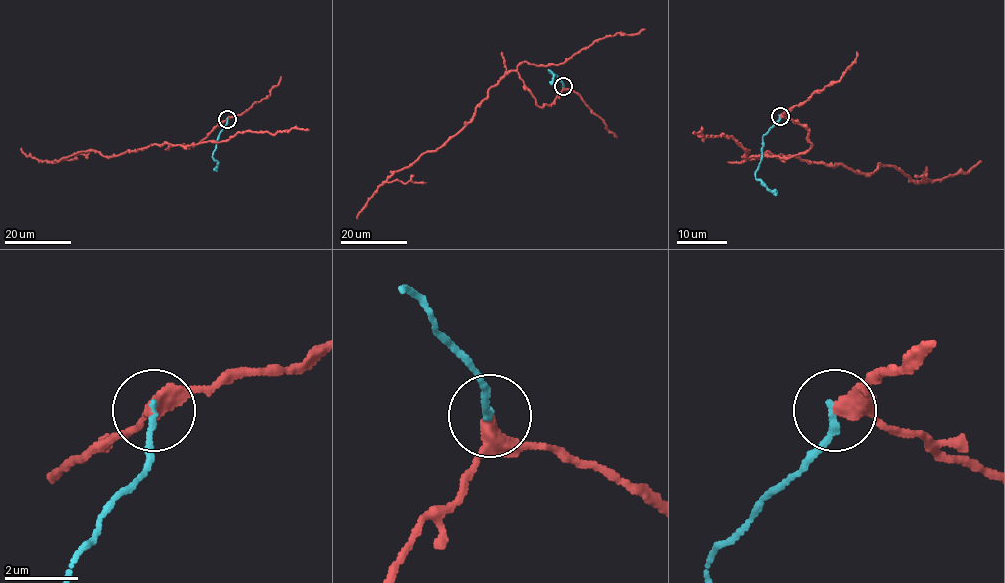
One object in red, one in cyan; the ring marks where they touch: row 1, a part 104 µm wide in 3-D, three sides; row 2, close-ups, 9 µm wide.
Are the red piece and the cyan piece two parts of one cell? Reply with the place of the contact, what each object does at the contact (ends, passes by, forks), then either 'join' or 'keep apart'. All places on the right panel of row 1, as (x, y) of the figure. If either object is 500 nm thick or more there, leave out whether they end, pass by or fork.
place (780, 116); red passes by; cyan ends; keep apart

